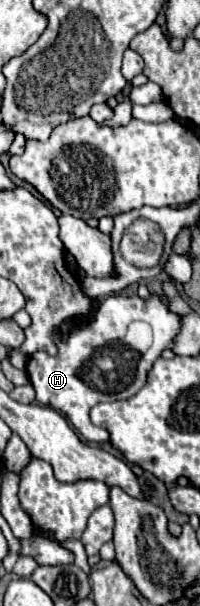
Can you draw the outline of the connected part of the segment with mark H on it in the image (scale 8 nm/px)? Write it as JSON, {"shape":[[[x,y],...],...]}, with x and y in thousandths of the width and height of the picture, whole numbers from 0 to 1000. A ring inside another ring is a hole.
{"shape":[[[755,487],[735,497],[705,490],[535,490],[425,530],[375,526],[345,533],[335,546],[285,546],[285,586],[245,586],[235,579],[185,579],[175,589],[145,586],[125,612],[145,619],[145,629],[165,625],[185,662],[225,672],[305,678],[415,718],[415,724],[465,731],[525,731],[545,724],[545,715],[455,698],[455,672],[515,662],[645,658],[705,639],[725,639],[735,616],[755,612],[815,576],[845,573],[845,563],[865,563],[885,536],[905,536],[905,523],[845,517],[825,493],[795,493],[775,487]],[[675,530],[735,533],[765,550],[765,563],[725,583],[695,583],[665,569],[625,566],[635,543]]]}

